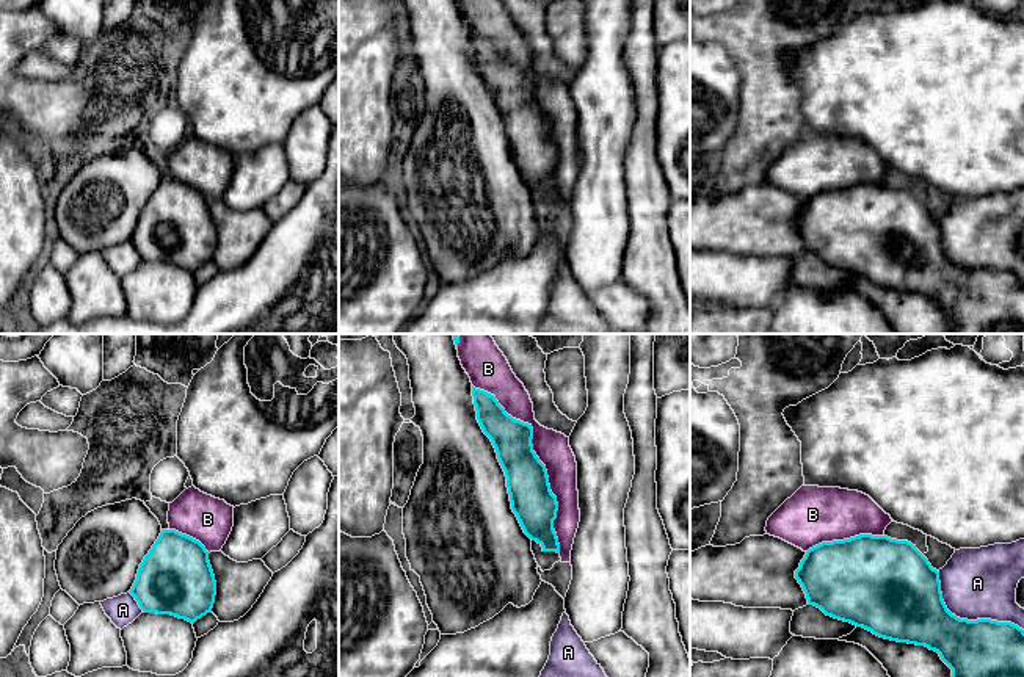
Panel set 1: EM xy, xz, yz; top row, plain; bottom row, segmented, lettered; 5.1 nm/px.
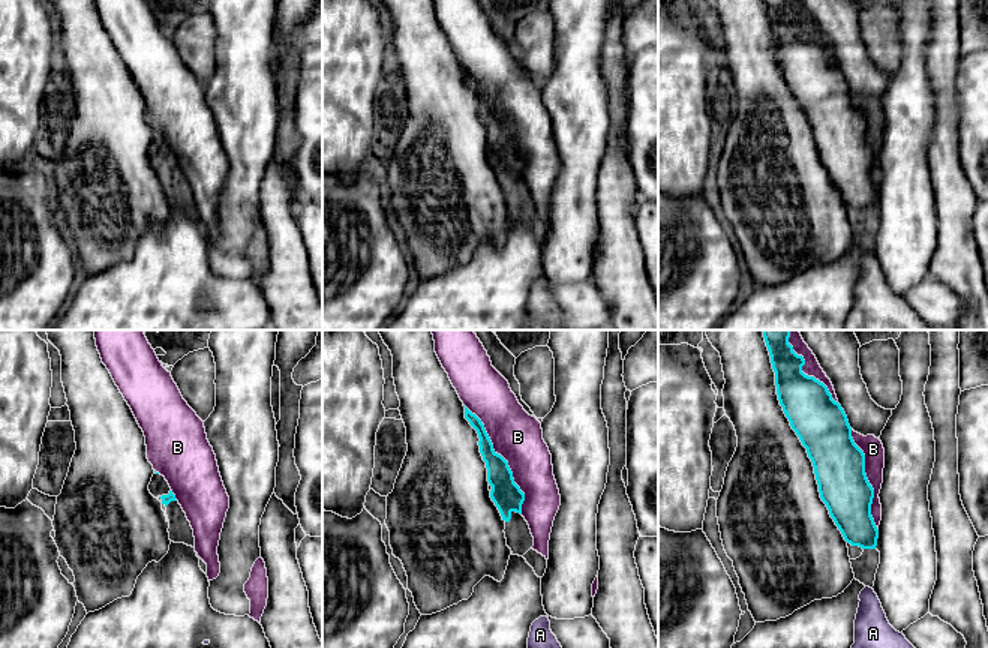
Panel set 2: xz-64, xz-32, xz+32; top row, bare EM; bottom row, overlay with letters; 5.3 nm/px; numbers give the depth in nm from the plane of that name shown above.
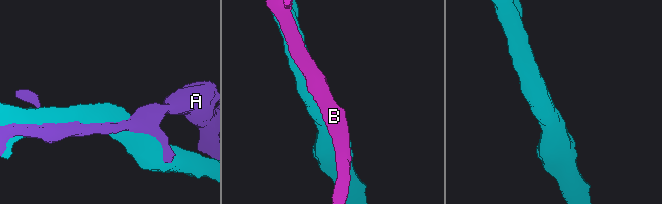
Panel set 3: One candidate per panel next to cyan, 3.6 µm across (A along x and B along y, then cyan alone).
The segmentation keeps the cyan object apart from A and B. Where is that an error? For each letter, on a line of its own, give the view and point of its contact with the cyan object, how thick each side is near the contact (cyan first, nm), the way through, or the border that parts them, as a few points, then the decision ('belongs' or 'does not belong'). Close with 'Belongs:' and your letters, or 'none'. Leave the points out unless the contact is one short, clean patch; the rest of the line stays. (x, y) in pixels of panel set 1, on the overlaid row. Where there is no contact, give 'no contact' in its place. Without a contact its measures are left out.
A: contact yz (966, 619); calibres 300 and 360 nm; does not belong
B: contact xz (538, 459); calibres 220 and 170 nm; belongs
Belongs: B

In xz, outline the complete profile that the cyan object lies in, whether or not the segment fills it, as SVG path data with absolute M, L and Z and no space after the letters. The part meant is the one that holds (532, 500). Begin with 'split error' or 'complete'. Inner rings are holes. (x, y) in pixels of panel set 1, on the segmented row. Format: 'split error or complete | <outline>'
complete | M474 386L472 396L477 420L491 439L505 472L511 509L524 533L536 541L543 552L560 553L554 530L558 503L550 491L546 465L533 451L532 425L508 415L494 395Z

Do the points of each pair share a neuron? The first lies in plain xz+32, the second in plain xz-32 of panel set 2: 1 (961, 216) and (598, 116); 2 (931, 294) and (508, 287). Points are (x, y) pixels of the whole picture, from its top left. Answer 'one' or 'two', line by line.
1: two
2: one

